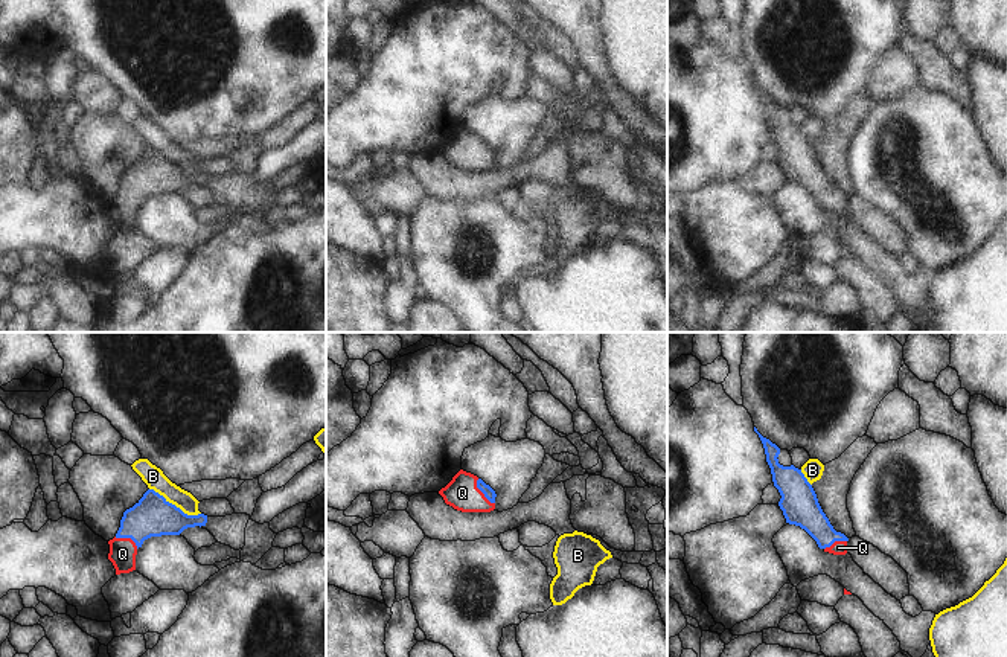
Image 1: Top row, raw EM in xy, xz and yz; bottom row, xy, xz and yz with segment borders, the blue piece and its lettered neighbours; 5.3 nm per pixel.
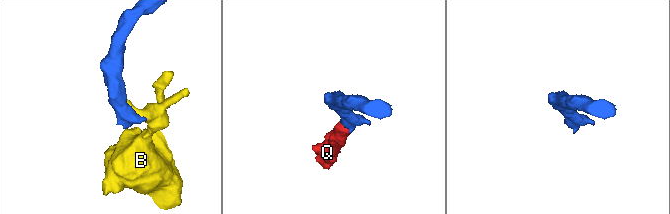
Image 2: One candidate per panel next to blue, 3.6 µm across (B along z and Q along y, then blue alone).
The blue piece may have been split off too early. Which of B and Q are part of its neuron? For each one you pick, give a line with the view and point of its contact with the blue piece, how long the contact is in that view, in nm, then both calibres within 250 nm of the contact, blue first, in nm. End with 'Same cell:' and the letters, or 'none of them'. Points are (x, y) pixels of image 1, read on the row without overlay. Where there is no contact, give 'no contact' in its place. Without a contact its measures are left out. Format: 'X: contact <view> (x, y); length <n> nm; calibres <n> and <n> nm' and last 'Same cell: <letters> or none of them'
Q: contact xz (482, 150); length 160 nm; calibres 60 and 170 nm
Same cell: Q

